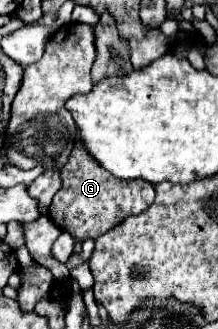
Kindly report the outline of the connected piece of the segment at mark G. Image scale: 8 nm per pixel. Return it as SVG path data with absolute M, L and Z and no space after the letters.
M76 145L70 153L68 163L62 167L62 189L52 199L50 219L70 235L78 239L96 239L102 233L118 227L126 217L146 211L154 201L154 185L142 179L122 181L104 171L82 145Z

